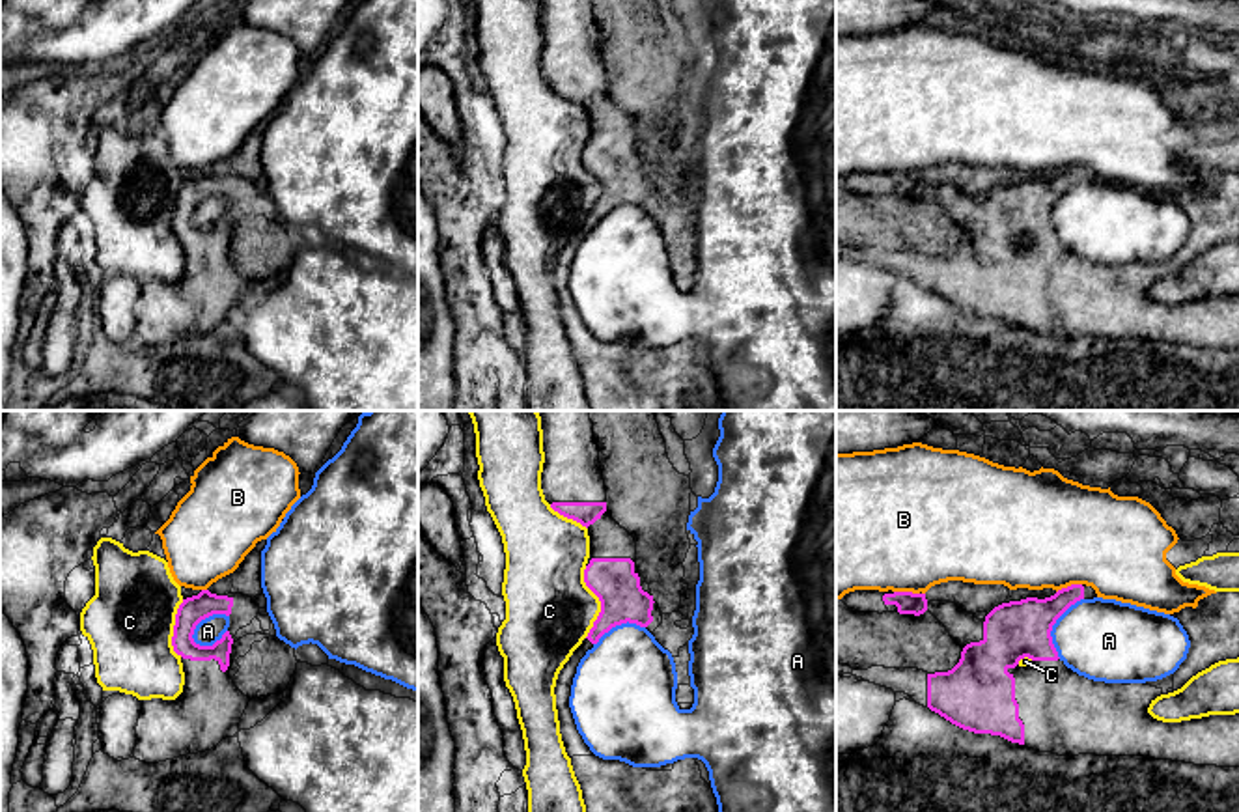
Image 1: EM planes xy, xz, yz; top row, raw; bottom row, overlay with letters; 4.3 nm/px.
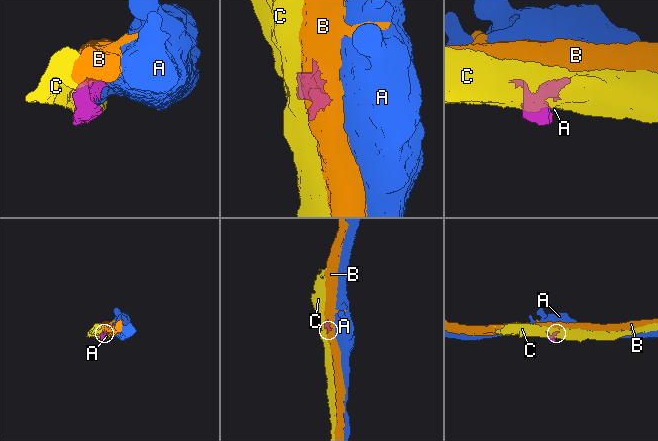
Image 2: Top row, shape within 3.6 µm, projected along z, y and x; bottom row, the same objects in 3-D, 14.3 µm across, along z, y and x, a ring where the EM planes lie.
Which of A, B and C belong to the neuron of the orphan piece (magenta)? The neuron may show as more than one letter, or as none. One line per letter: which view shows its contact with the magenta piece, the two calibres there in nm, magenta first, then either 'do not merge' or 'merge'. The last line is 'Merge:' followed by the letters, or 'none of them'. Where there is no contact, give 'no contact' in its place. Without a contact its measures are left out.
A: meets magenta in xy; 120 nm thick on the magenta side, 110 nm on the other; do not merge
B: meets magenta in yz; 220 nm thick on the magenta side, 480 nm on the other; do not merge
C: meets magenta in xz; 200 nm thick on the magenta side, 380 nm on the other; do not merge
Merge: none of them

